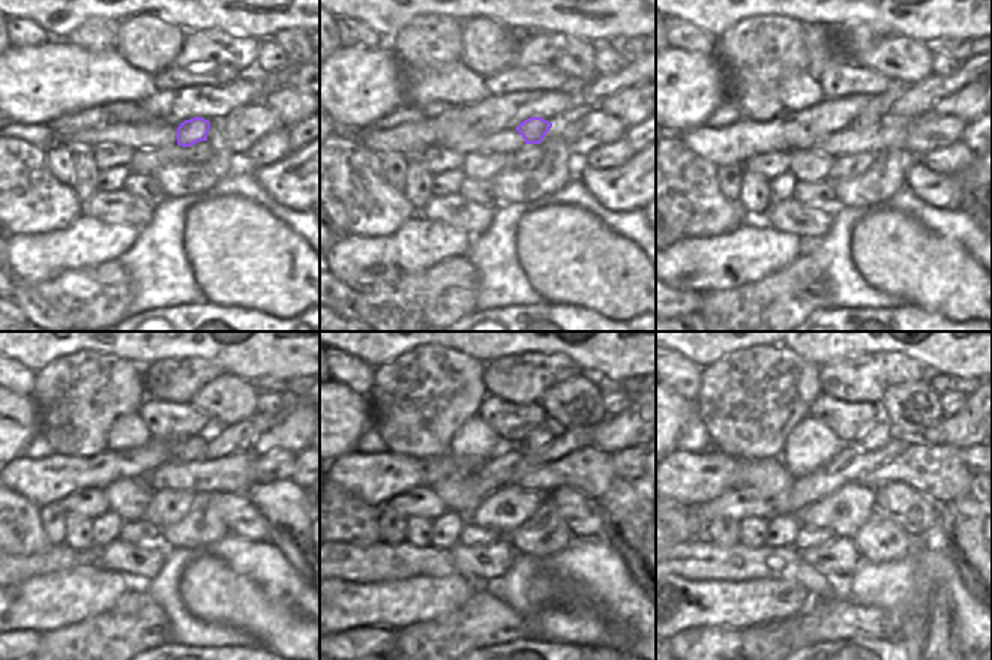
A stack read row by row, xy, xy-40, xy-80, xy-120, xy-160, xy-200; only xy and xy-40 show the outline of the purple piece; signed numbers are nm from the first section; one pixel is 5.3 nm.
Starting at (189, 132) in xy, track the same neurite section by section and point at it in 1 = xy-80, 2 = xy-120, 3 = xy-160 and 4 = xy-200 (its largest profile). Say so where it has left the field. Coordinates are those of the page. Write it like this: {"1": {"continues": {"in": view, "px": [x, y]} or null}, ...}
{"1": {"continues": {"in": "xy-80", "px": [875, 113]}}, "2": {"continues": {"in": "xy-120", "px": [192, 449]}}, "3": {"continues": {"in": "xy-160", "px": [539, 437]}}, "4": {"continues": {"in": "xy-200", "px": [877, 435]}}}

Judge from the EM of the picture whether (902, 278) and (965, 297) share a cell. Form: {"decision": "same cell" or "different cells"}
{"decision": "same cell"}

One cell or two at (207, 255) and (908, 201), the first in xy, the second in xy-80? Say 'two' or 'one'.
two

